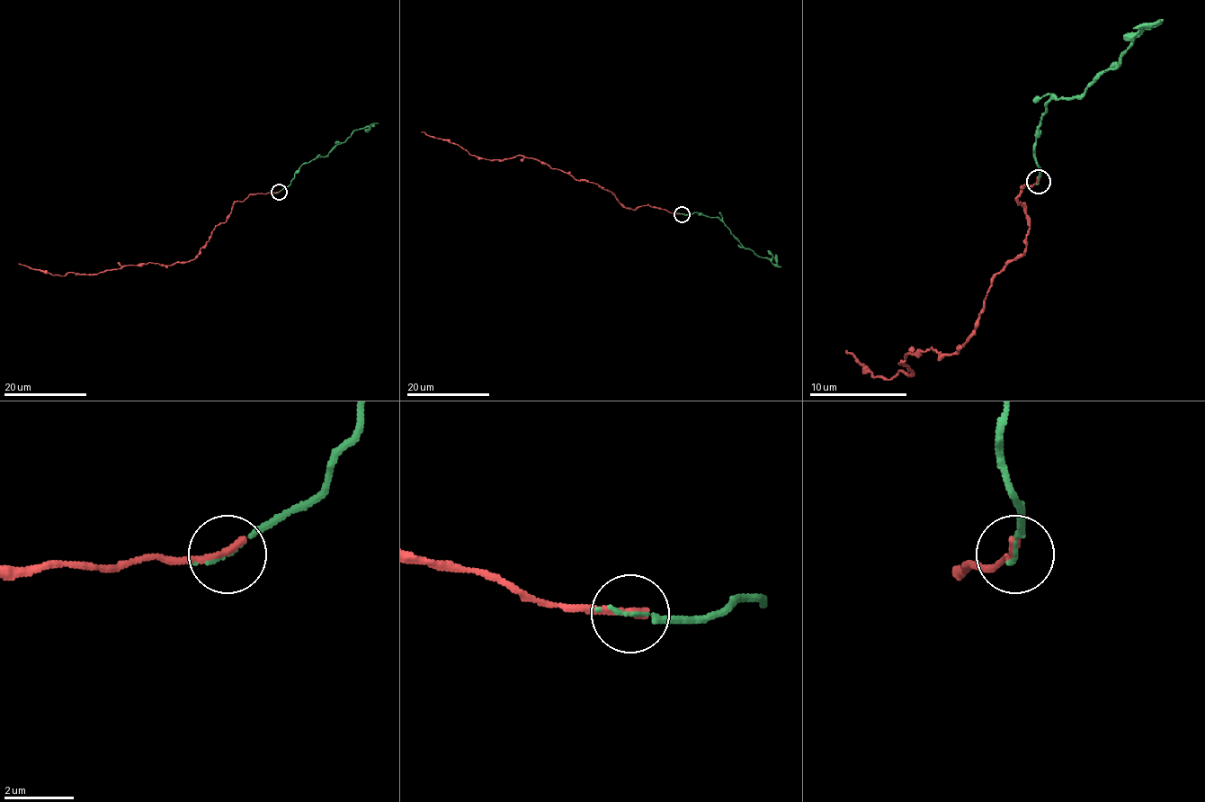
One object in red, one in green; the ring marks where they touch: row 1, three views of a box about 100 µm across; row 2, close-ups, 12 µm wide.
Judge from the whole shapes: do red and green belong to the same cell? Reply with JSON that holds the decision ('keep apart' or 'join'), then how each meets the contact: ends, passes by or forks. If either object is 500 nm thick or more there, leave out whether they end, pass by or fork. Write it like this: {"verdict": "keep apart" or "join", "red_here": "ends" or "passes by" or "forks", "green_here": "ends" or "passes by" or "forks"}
{"verdict": "join", "red_here": "ends", "green_here": "ends"}

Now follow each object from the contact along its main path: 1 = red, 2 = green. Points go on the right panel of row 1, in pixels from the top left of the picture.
1: (1038, 181), (1018, 203), (1025, 249), (952, 355), (905, 355), (911, 373), (891, 379), (847, 349)
2: (1038, 181), (1035, 130), (1045, 105), (1052, 98), (1074, 98), (1118, 64), (1118, 57), (1142, 32), (1162, 20)

